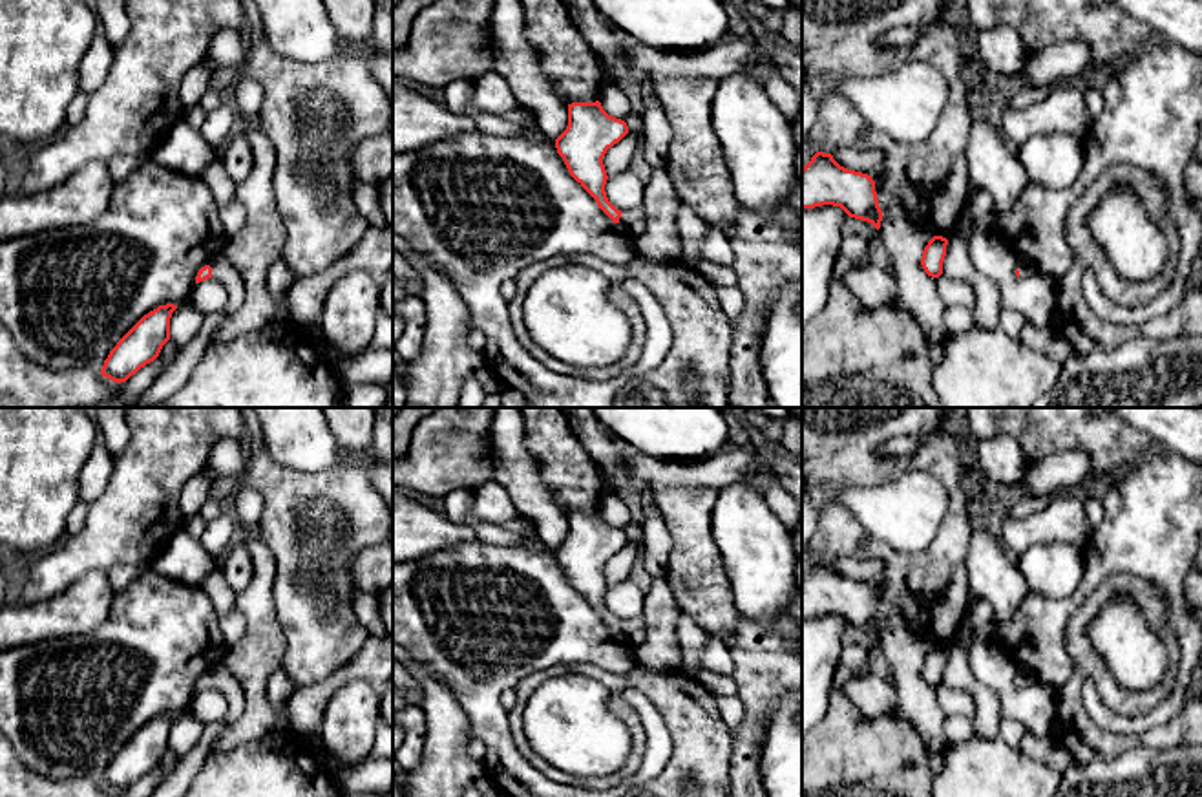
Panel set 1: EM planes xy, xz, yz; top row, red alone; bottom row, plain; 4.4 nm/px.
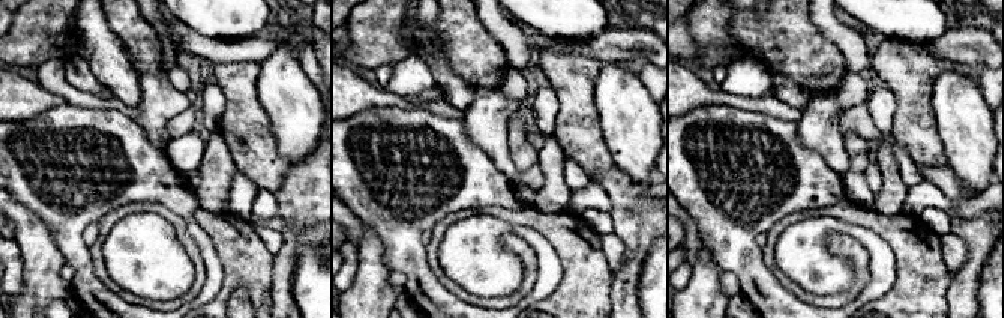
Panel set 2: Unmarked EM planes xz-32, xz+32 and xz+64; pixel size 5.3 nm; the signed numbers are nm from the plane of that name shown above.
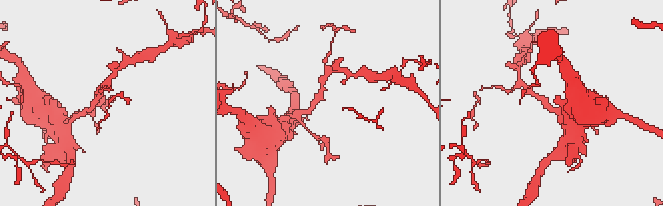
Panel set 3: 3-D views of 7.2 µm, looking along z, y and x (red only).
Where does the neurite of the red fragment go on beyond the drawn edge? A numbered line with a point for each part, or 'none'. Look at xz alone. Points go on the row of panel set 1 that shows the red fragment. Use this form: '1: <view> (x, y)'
1: xz (632, 222)

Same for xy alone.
1: xy (221, 269)

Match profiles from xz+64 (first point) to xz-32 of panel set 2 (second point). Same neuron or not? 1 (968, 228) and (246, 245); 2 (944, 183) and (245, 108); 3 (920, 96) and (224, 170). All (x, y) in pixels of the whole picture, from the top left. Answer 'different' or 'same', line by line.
1: different
2: different
3: different

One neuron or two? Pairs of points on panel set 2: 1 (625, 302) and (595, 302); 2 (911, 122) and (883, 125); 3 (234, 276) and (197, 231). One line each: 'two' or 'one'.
1: two
2: two
3: two

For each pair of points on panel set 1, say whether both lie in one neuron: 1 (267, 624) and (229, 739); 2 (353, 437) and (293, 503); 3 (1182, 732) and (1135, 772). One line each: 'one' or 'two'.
1: one
2: one
3: two

